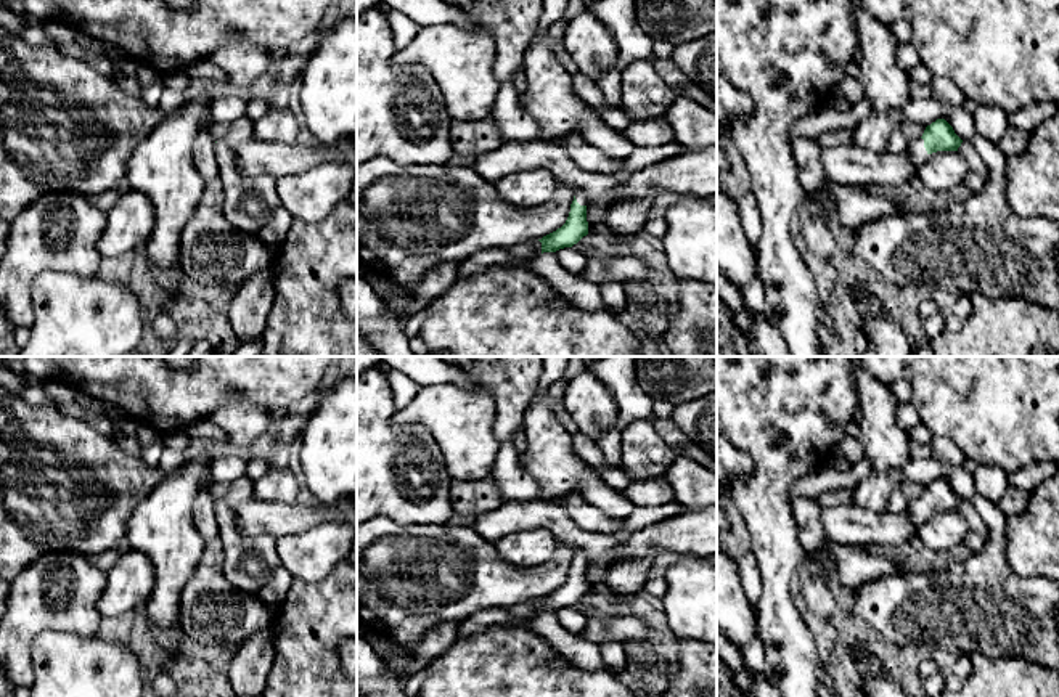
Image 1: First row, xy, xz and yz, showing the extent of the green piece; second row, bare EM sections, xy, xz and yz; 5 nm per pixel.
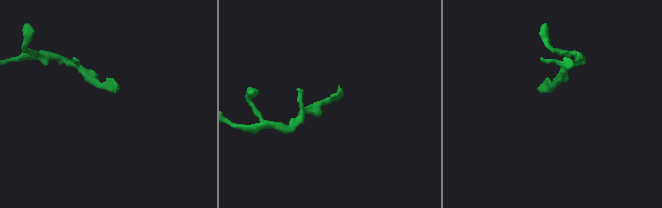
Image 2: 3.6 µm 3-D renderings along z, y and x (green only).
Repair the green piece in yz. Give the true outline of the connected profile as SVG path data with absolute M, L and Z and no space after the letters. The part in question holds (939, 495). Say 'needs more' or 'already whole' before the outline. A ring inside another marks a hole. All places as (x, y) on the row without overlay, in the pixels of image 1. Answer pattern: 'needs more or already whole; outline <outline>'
needs more; outline M937 479L926 487L922 496L908 506L908 516L916 528L926 522L927 516L937 511L958 511L963 499L955 493L945 479Z

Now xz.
needs more; outline M577 551L566 583L556 591L538 599L542 602L542 613L572 607L588 594L587 565L588 557L585 551Z

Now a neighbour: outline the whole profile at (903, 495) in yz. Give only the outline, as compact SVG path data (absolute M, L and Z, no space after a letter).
M905 482L898 485L889 498L887 512L905 511L914 499L922 496L924 490L924 485L914 482Z

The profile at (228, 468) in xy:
M228 454L212 463L211 480L230 483L246 474L247 454Z

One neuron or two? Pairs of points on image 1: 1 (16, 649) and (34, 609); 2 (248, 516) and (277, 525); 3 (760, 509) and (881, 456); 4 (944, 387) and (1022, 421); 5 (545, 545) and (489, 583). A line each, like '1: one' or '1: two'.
1: one
2: one
3: two
4: one
5: two

